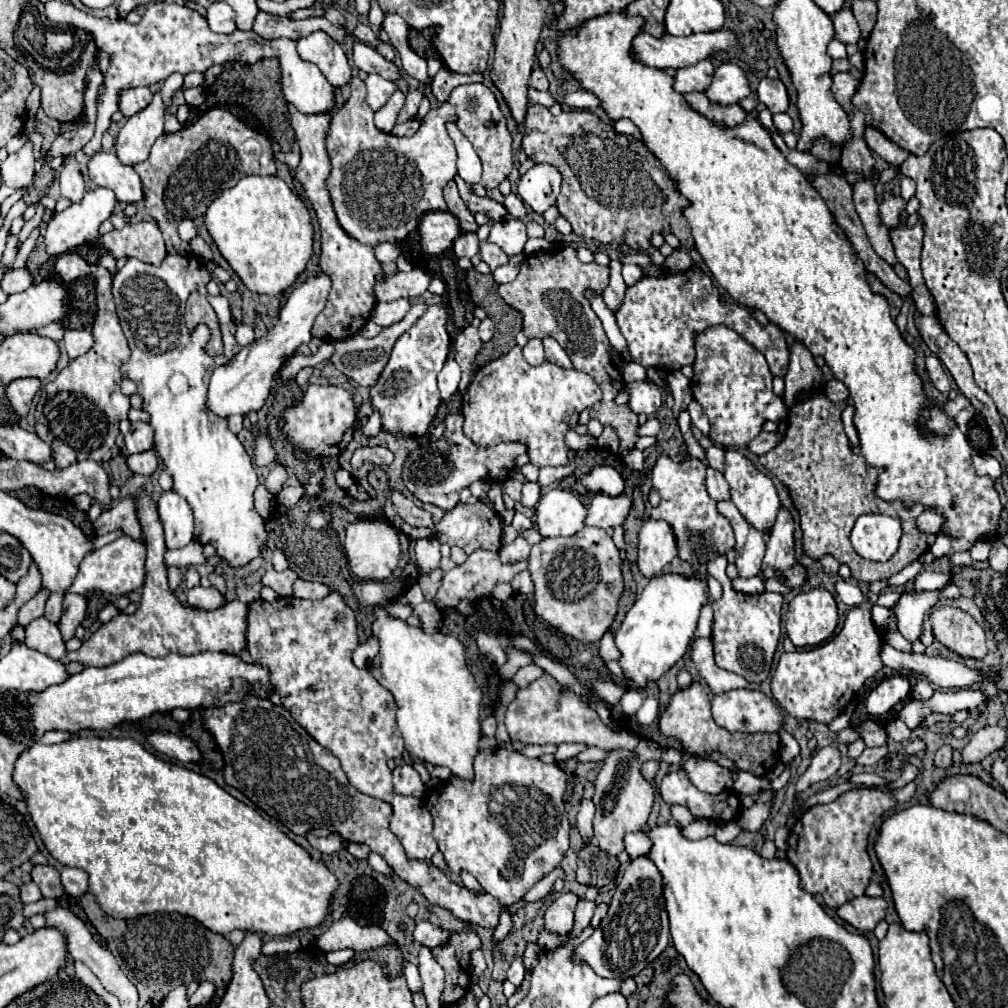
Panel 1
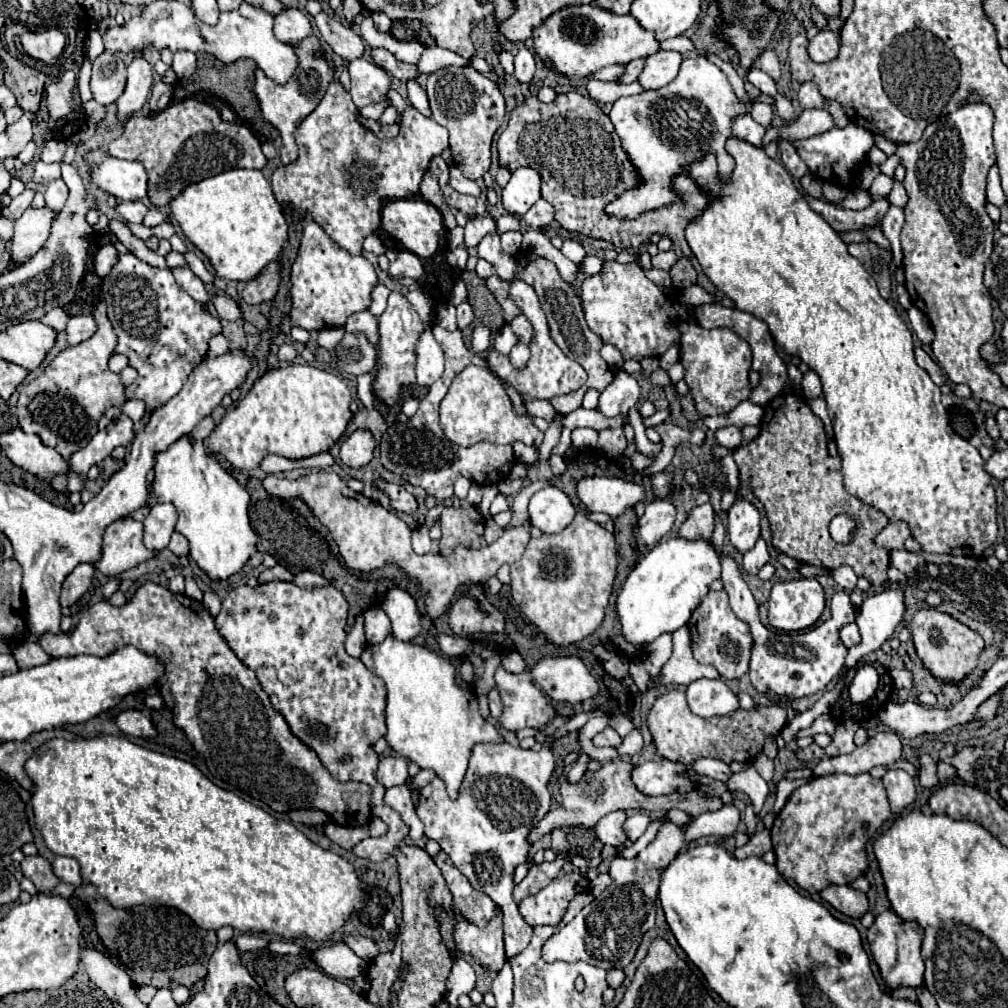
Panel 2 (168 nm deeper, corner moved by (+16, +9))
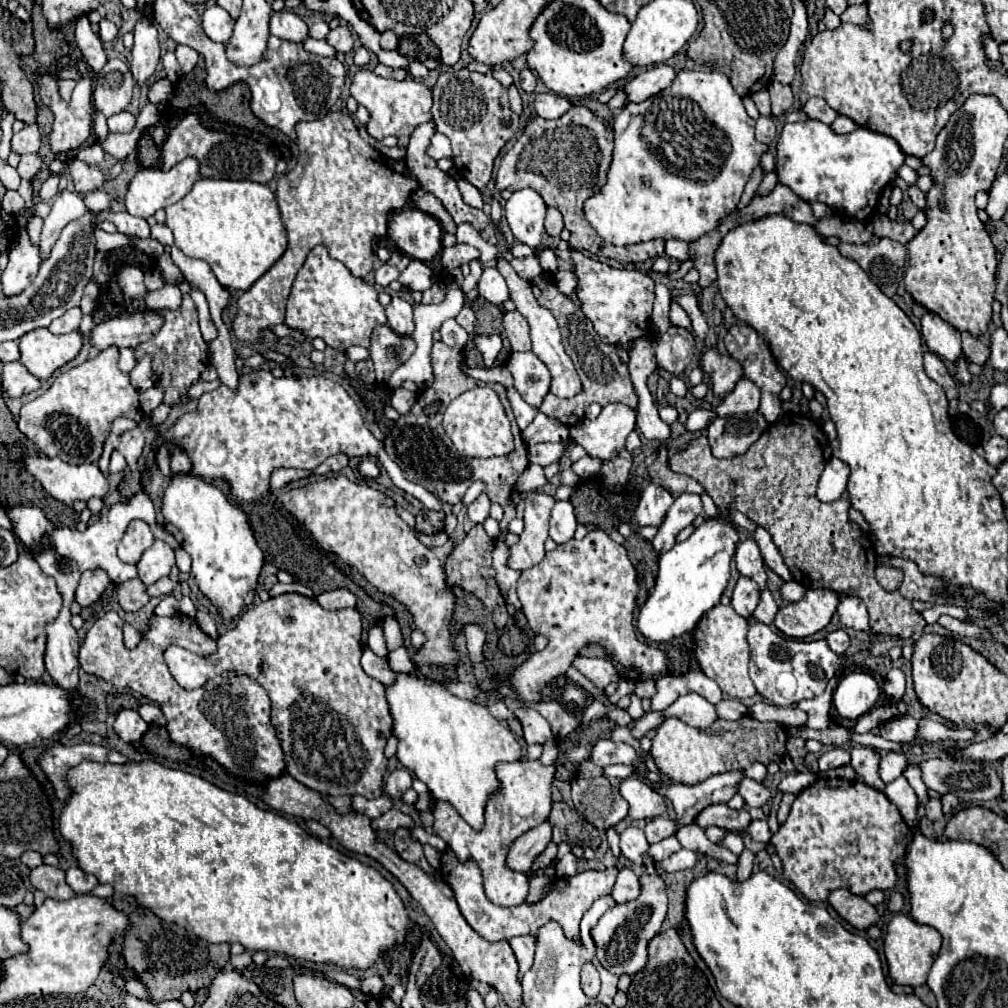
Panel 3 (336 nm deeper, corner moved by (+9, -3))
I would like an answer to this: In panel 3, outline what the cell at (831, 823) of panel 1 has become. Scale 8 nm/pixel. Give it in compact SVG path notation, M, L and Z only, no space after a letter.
M817 779L795 797L787 821L771 837L771 843L783 861L783 877L791 881L805 899L819 903L827 901L829 893L835 889L849 889L855 895L867 895L873 889L891 889L897 881L895 863L903 861L911 837L913 831L905 825L897 807L885 797L885 793L861 781Z

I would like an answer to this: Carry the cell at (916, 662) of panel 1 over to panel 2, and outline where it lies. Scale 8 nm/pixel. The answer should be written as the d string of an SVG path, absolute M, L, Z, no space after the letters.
M848 623L848 625L840 627L840 641L842 641L846 647L852 647L852 645L860 643L858 625L856 625L856 623Z

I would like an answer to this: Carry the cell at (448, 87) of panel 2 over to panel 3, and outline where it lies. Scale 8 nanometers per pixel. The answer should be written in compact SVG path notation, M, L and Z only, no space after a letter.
M457 69L441 73L433 87L433 121L437 131L447 135L453 145L453 163L457 173L477 189L483 189L493 171L493 161L501 147L519 129L519 115L511 111L507 101L507 89L483 73L471 73Z

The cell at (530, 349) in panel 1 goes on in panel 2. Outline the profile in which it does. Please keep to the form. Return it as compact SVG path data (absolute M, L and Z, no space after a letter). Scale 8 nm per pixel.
M516 343L516 345L512 347L512 351L510 351L510 361L512 361L514 369L524 369L524 365L528 363L528 359L530 359L530 349L528 349L528 345Z

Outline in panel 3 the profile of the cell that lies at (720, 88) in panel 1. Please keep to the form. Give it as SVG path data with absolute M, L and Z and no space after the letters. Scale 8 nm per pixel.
M679 71L669 89L641 103L629 103L615 117L615 157L607 173L607 185L585 201L587 221L613 245L633 245L655 237L663 237L665 241L681 239L687 243L699 239L715 229L727 209L737 207L751 171L769 149L755 139L753 129L755 121L747 115L727 75L719 71Z

